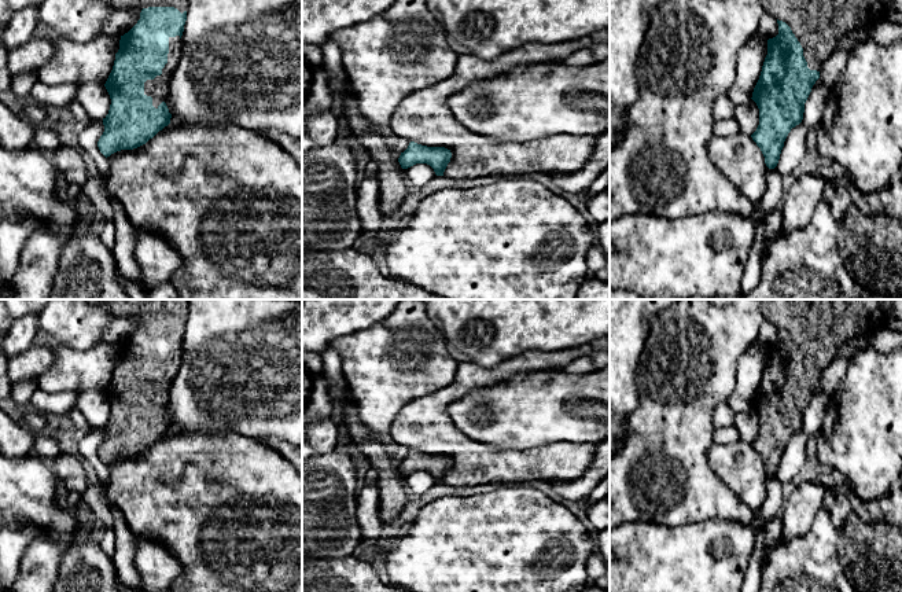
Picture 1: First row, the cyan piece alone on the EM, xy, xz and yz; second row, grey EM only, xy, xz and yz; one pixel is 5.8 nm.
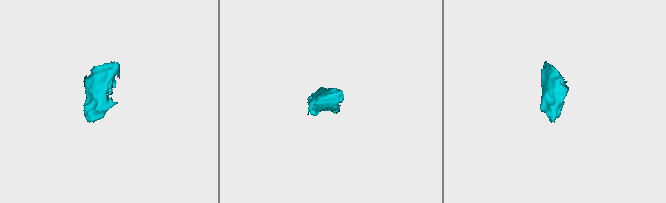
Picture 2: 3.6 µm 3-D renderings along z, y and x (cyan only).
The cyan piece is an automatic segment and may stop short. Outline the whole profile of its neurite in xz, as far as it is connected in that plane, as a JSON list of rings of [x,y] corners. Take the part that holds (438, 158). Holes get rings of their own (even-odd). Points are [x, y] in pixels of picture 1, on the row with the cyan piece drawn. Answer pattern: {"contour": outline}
{"contour": [[[410,141],[408,148],[401,152],[398,162],[402,169],[408,169],[416,163],[427,163],[434,169],[437,176],[443,176],[450,158],[452,152],[445,147],[427,147]]]}

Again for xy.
{"contour": [[[110,0],[115,10],[140,10],[137,23],[119,40],[113,70],[104,84],[110,99],[108,114],[103,118],[104,132],[97,141],[100,152],[107,158],[121,150],[133,150],[146,144],[170,124],[172,114],[165,103],[169,81],[181,55],[181,36],[187,21],[189,0]]]}

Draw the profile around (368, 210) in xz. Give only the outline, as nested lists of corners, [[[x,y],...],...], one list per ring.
[[[365,177],[357,188],[357,214],[362,223],[362,234],[371,240],[380,239],[383,213],[379,209],[379,179]]]

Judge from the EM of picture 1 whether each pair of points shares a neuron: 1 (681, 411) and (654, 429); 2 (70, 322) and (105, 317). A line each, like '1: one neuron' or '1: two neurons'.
1: one neuron
2: one neuron

